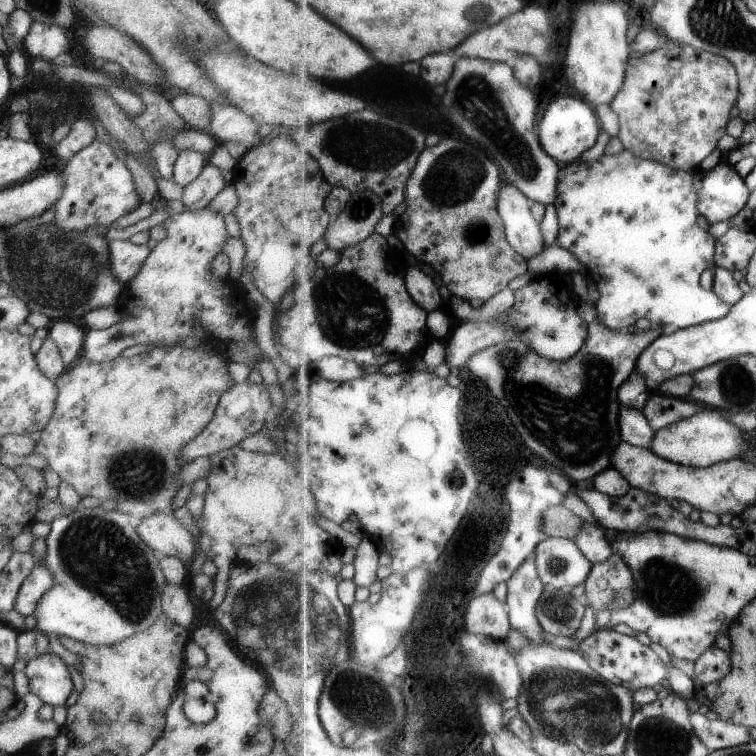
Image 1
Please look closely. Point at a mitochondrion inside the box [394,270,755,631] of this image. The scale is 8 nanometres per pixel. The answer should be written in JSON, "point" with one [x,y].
{"point":[669,589]}

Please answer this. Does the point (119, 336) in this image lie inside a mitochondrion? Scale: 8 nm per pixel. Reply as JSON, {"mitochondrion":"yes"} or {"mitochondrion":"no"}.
{"mitochondrion":"yes"}

